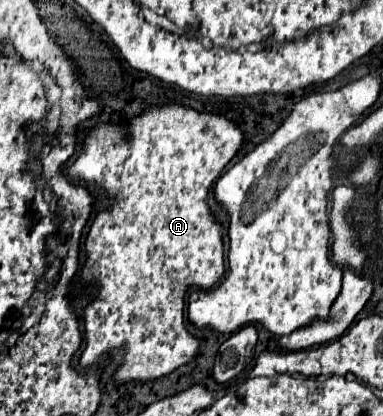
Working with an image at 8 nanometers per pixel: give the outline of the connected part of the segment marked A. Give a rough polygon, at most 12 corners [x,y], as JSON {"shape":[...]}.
{"shape":[[151,106],[89,132],[69,176],[113,200],[87,236],[81,366],[187,364],[189,288],[225,274],[207,196],[243,144]]}

